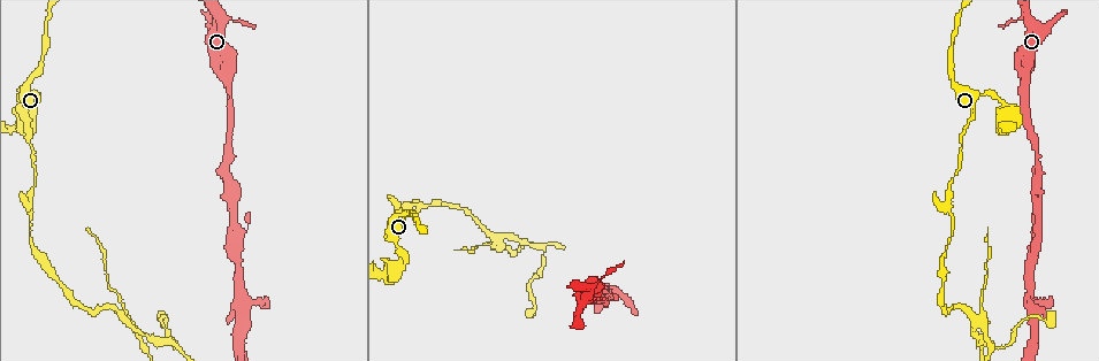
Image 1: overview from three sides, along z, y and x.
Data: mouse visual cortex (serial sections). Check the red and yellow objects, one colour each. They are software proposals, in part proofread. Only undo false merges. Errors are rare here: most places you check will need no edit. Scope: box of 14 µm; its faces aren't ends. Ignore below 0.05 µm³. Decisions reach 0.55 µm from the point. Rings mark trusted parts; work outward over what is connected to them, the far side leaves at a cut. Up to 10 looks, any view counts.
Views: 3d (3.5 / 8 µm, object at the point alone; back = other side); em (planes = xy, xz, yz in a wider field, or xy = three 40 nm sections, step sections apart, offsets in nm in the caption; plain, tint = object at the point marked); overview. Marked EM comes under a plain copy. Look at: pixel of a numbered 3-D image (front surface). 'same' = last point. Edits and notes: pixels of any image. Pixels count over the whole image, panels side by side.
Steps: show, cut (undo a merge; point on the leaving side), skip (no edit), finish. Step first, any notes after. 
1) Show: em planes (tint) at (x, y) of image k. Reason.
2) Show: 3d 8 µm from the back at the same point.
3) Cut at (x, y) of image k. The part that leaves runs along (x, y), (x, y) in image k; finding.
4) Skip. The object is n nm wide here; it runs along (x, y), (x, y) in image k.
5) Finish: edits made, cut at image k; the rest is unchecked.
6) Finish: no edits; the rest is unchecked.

Show: 3d 8 µm at (1029, 297) of image 1. Four arms meet.

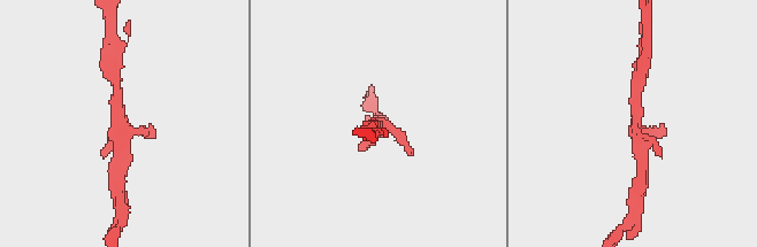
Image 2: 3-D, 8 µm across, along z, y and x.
Show: em xy step 3 (tint) at (637, 125) of image 2. Now the EM.

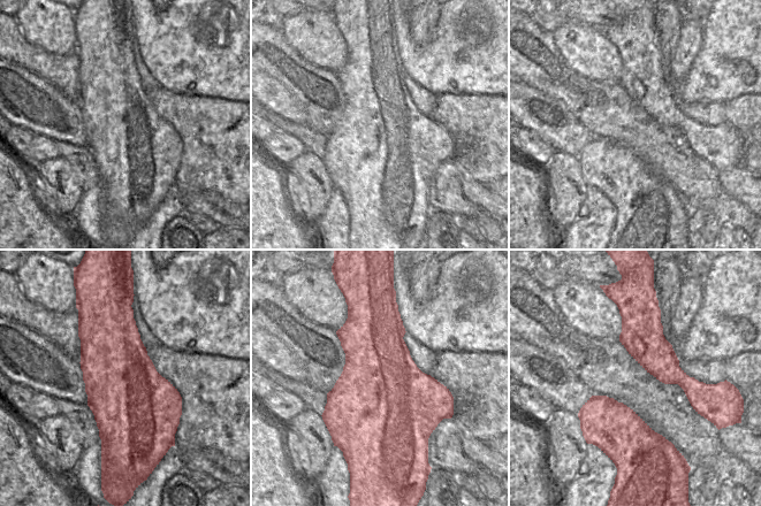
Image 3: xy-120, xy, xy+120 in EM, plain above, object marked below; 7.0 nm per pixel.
Skip. It runs along (637, 92), (635, 134), (642, 159) in image 2; all the same cell.

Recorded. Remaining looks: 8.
Show: 3d 3.5 µm at (126, 319) of image 1. Looks like a crossing.

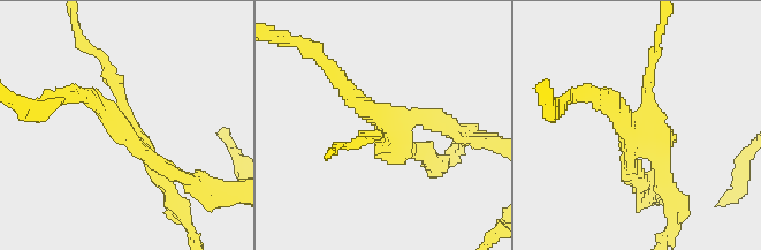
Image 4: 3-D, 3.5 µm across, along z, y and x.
Show: em xy step 5 (tint) at (626, 125) of image 4. 4 arms meet here; the arms are 100, 200, 200, 250 nm wide.

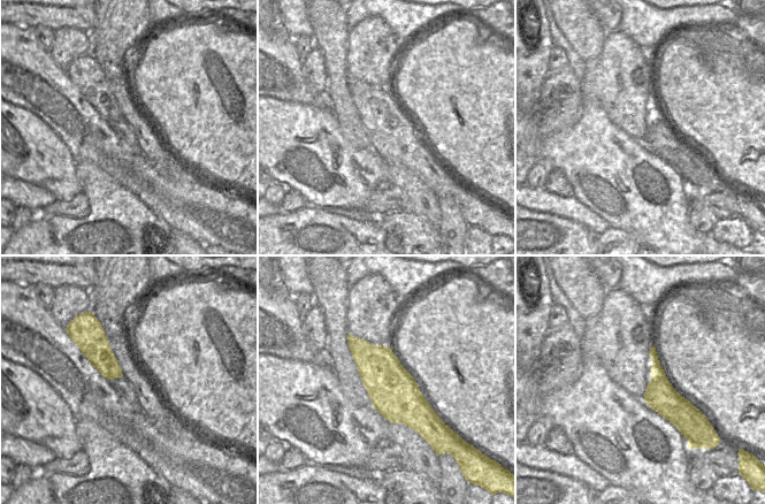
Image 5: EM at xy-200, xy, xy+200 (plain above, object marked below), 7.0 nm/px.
Show: em xy step 3 (tint) at the same point. Another direction.

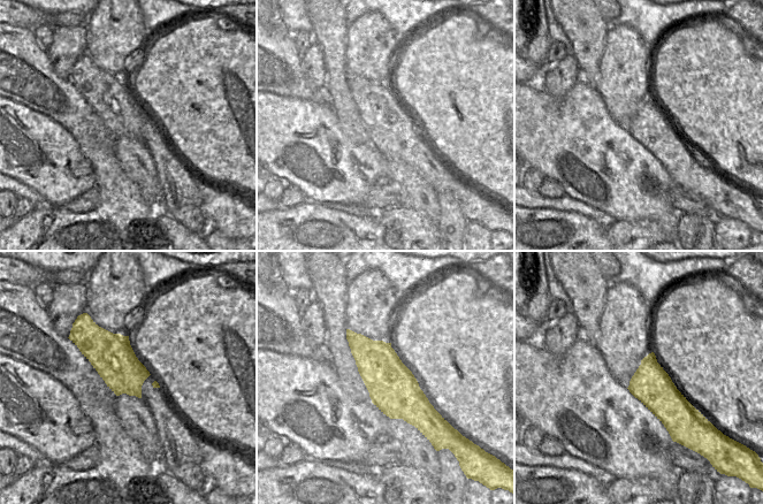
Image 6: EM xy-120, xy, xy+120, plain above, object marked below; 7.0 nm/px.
Cut at (428, 144) of image 4. The object is 340 nm wide here; the part that leaves runs along (386, 130), (403, 149), (442, 164) in image 4; two cells meet here.

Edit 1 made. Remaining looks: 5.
Show: overview.

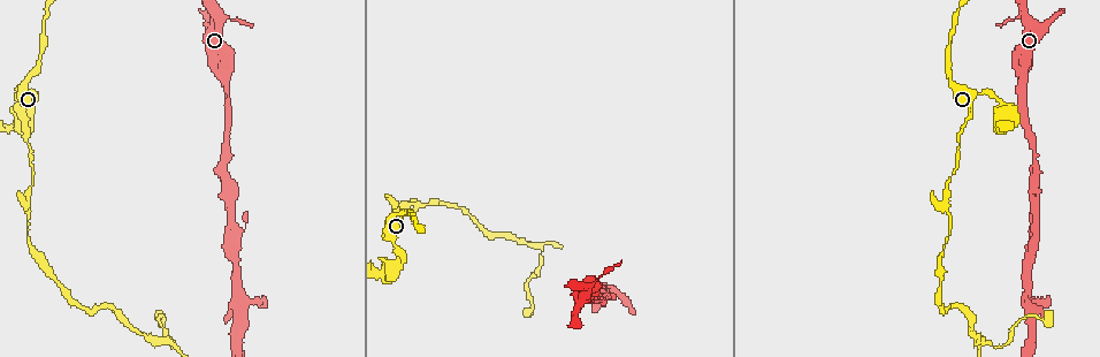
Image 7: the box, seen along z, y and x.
Show: 3d 8 µm at (984, 345) of image 7. Three arms meet.

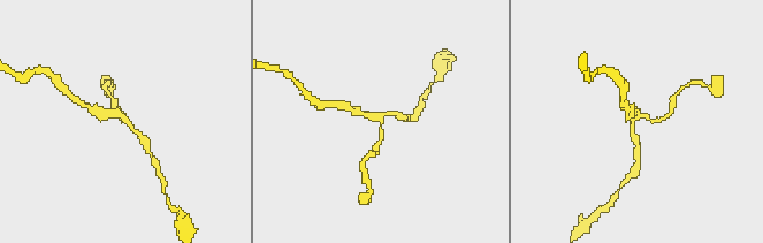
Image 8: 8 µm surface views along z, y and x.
Show: em planes (tint) at (637, 114) of image 8. 3 arms meet here; the arms are 150, 150, 150 nm wide.

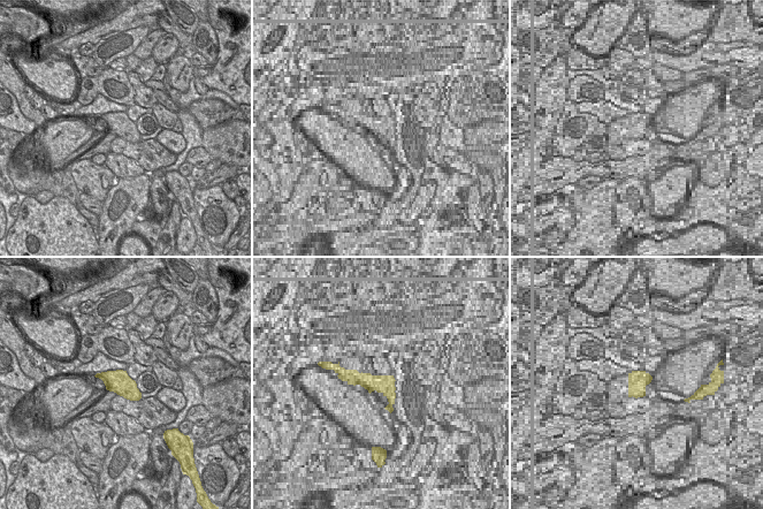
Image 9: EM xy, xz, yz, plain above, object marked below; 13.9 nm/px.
Skip. The object is 320 nm wide here; it runs along (351, 108), (381, 120), (376, 149) in image 8; all the same cell.

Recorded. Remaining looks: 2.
Show: 3d 3.5 µm at (1042, 318) of image 7. Narrows sharply.

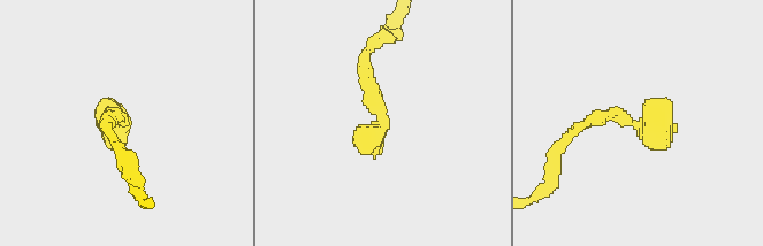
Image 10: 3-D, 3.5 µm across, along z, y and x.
Show: em planes (tint) at (640, 126) of image 10.

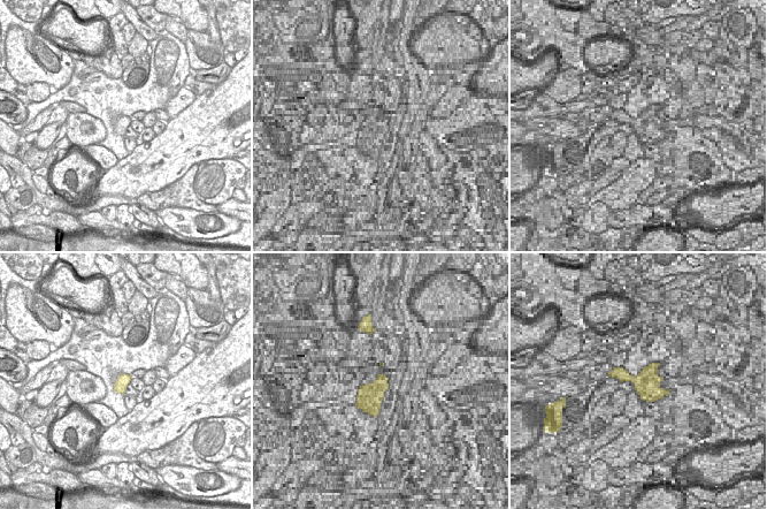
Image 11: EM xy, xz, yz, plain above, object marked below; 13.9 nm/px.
Skip. It runs along (575, 129), (604, 114), (649, 125), (670, 104) in image 10; continuous, no second cell.

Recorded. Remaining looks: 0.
Finish: edits made, cut at image 4; the rest is unchecked.

